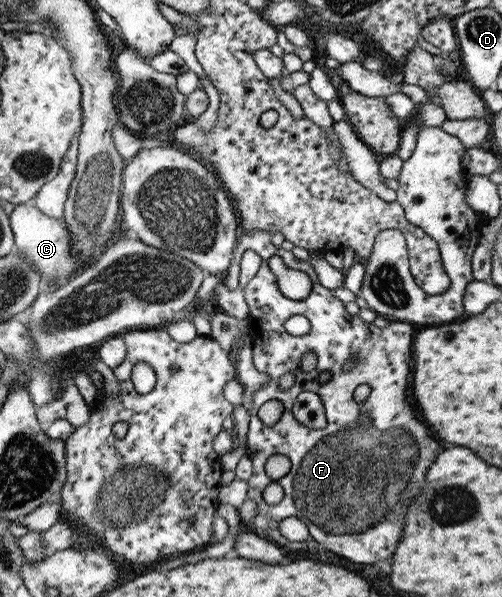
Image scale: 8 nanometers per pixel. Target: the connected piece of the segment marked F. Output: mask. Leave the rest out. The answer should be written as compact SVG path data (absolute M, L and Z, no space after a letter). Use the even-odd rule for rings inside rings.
M245 231L239 233L236 237L236 243L232 252L232 257L225 271L221 283L229 289L237 288L237 277L239 272L239 260L241 254L245 250L253 250L260 258L260 265L255 275L245 284L243 288L243 297L248 308L247 314L247 335L251 337L252 344L252 363L257 372L263 372L269 377L269 380L259 390L255 390L251 394L251 409L248 411L248 429L245 438L245 453L251 461L251 476L247 479L247 496L249 500L256 502L257 514L244 525L251 533L257 534L259 538L271 541L285 550L285 546L289 544L291 550L301 550L303 542L295 543L281 536L278 531L278 523L288 517L297 518L305 524L311 540L315 540L315 544L323 544L323 552L335 552L335 556L339 556L339 560L349 560L355 564L369 564L373 560L383 560L389 558L391 552L395 550L395 544L399 540L399 530L403 524L403 514L405 508L409 506L407 502L411 502L411 498L415 498L419 494L421 488L421 480L423 480L423 472L427 470L427 464L431 464L431 460L435 458L437 442L429 436L429 430L415 418L405 392L410 392L409 388L409 370L411 370L413 342L413 324L404 321L391 321L384 328L379 328L370 323L363 322L358 315L351 315L344 309L344 302L331 295L331 290L321 286L317 280L315 270L311 268L311 264L301 259L296 259L291 255L291 251L281 249L274 246L270 241L270 234L267 231ZM271 256L279 256L285 267L289 269L300 270L307 273L311 278L311 290L307 297L303 300L289 300L285 296L281 296L279 288L277 288L277 278L275 274L271 274L267 259ZM293 315L301 315L307 318L310 329L301 336L293 336L285 332L283 323L287 318ZM305 352L315 354L315 367L311 371L303 371L299 367L301 356ZM347 360L353 361L351 369L343 369L343 364ZM327 371L330 380L326 384L319 385L316 377L319 373ZM285 372L293 373L295 381L287 391L277 391L276 387L279 378ZM366 384L371 392L367 399L356 404L353 401L352 393L355 387ZM301 392L313 392L317 394L321 405L324 409L326 426L323 429L309 429L299 425L292 416L291 406L293 399ZM269 399L279 400L283 404L283 413L281 419L275 422L273 426L264 426L257 420L257 408L267 402ZM275 454L283 454L289 458L290 469L285 476L276 480L276 483L283 490L283 497L277 504L269 505L263 501L261 491L269 482L263 465L269 456Z

